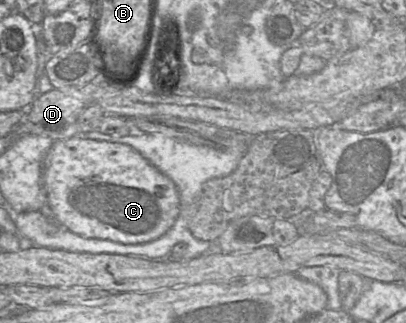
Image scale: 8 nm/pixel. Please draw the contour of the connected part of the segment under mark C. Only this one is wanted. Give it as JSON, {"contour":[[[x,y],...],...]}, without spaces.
{"contour":[[[80,135],[55,140],[43,161],[47,205],[69,231],[86,238],[141,244],[164,235],[180,212],[178,190],[171,179],[129,145],[86,139]]]}

